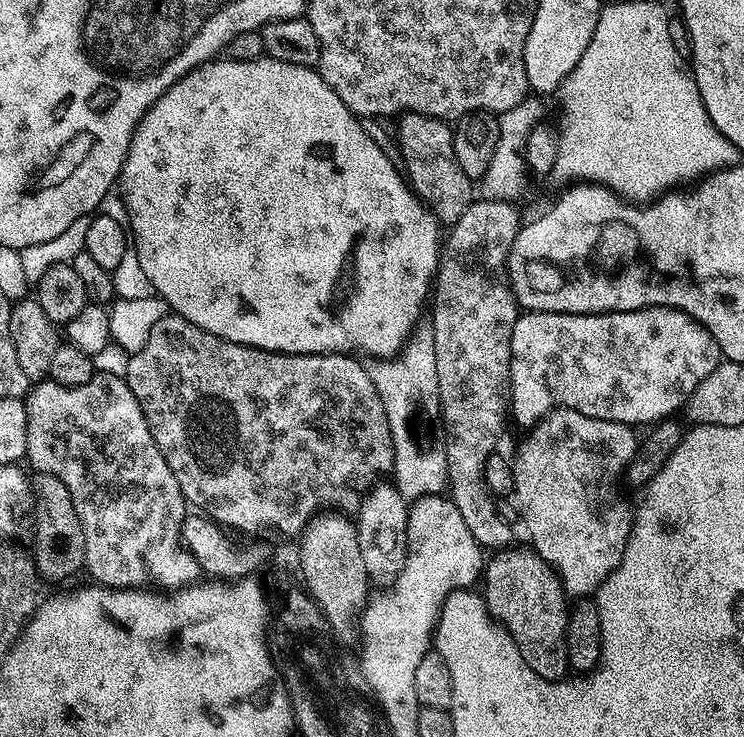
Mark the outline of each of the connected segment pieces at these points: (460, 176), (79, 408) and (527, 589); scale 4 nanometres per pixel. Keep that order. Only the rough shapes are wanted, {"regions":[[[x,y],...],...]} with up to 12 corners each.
{"regions":[[[405,112],[394,144],[441,225],[472,205],[449,121]],[[123,375],[29,391],[27,463],[66,482],[105,588],[202,576]],[[534,550],[487,561],[488,614],[543,680],[569,675],[569,597]]]}

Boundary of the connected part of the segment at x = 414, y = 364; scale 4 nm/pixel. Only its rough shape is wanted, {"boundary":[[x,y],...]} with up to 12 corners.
{"boundary":[[431,327],[399,358],[366,367],[390,422],[396,489],[409,502],[448,486],[444,449],[416,437],[440,411]]}

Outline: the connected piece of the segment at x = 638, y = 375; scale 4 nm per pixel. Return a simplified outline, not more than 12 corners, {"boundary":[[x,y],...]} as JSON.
{"boundary":[[673,308],[525,311],[510,416],[655,425],[722,363]]}

